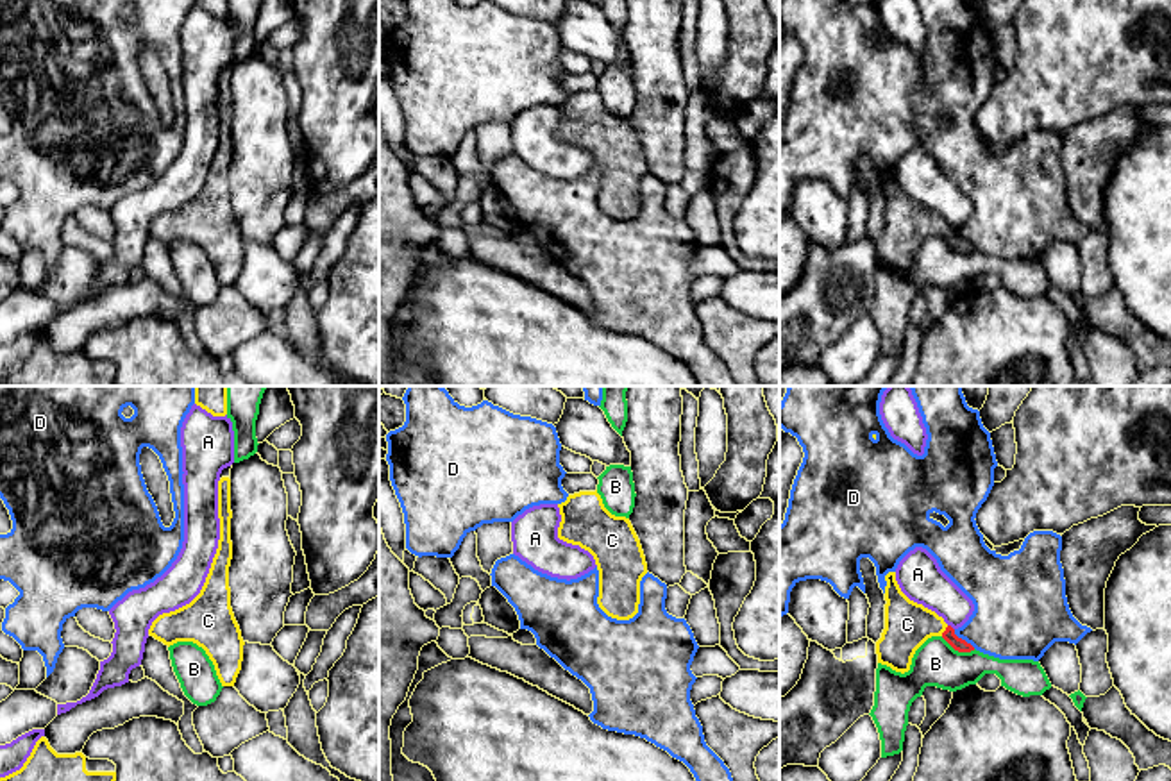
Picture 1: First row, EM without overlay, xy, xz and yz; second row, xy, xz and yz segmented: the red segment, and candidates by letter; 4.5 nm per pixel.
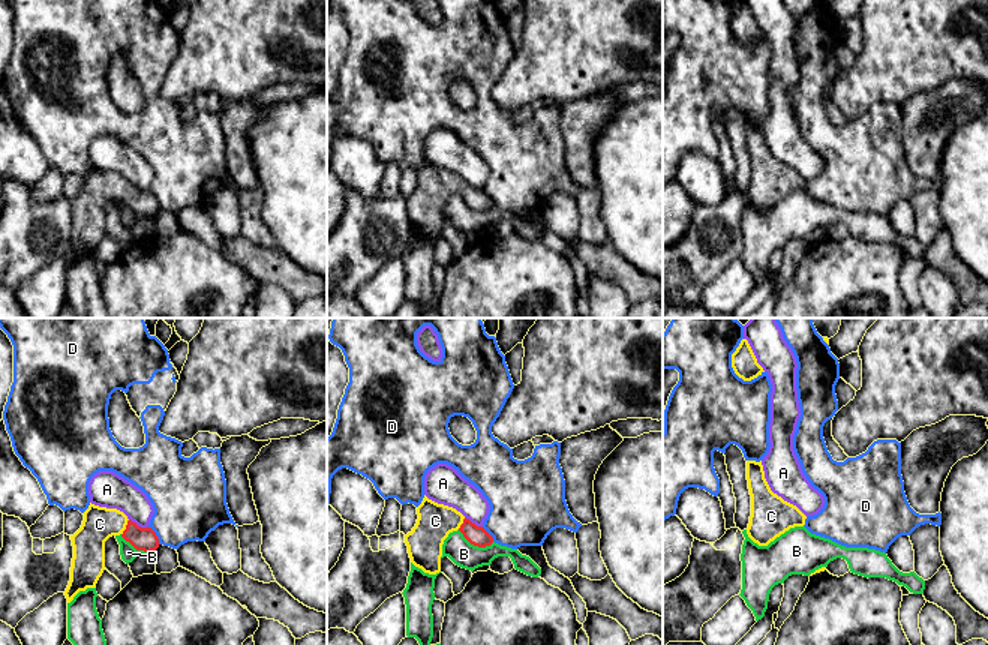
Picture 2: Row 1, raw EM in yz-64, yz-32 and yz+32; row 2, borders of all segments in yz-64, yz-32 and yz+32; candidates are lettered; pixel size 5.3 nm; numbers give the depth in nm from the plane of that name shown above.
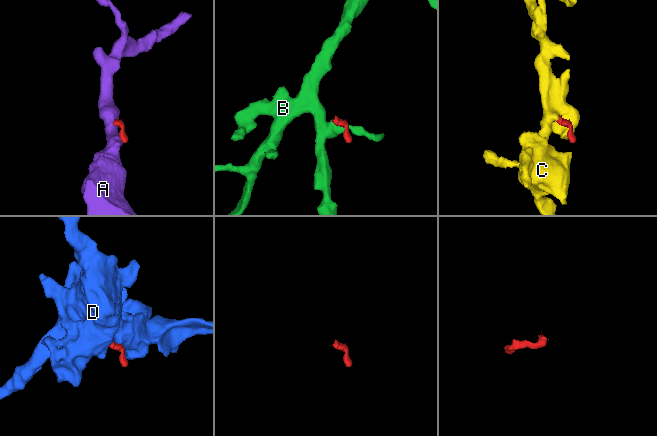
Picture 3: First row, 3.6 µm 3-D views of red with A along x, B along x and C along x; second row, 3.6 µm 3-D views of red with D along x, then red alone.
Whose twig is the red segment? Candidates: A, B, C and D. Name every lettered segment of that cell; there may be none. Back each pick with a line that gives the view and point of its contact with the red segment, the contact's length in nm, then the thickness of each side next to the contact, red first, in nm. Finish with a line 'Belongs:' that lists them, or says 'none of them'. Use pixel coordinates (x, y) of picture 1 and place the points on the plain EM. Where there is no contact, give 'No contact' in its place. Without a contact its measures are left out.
C: Touches red at yz (944, 231). Shared border 60 nm. Thickness 60 nm (red) against 200 nm
Belongs: C

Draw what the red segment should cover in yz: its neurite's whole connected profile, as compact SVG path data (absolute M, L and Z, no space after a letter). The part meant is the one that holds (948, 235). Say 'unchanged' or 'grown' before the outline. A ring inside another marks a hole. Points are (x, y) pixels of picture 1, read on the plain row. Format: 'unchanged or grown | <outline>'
grown | M889 172L885 181L885 229L876 241L878 263L905 273L910 270L915 250L931 236L942 236L958 252L974 250L942 216L910 200L901 191L896 172Z

